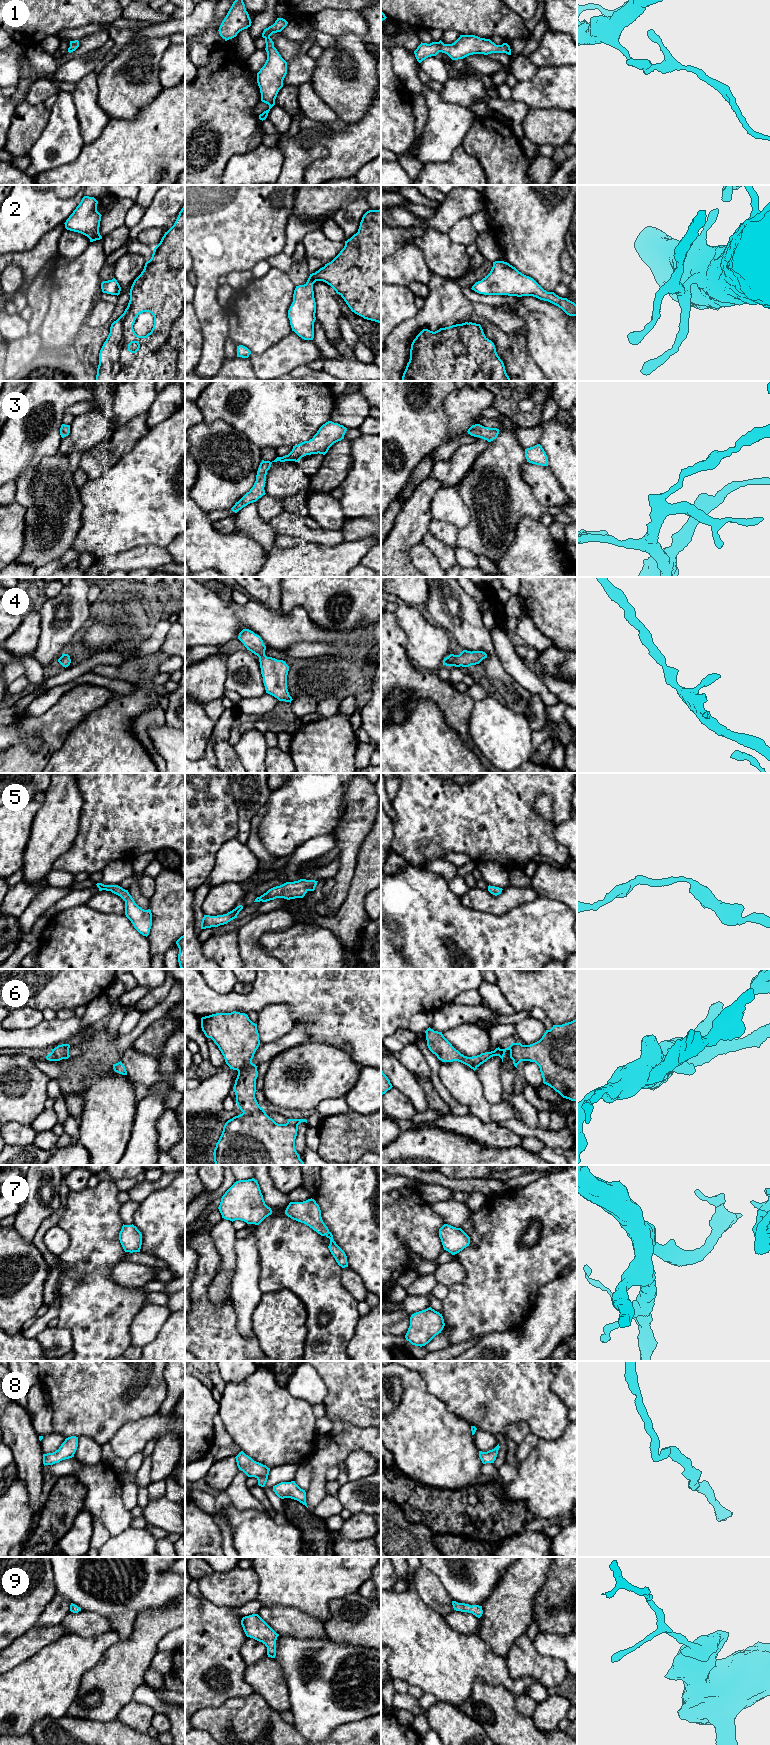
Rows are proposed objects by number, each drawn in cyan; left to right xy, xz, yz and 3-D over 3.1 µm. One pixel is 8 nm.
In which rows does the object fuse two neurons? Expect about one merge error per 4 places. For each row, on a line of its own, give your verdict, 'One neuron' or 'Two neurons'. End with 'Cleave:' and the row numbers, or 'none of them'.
1: One neuron
2: One neuron
3: One neuron
4: One neuron
5: One neuron
6: One neuron
7: One neuron
8: One neuron
9: One neuron
Cleave: none of them

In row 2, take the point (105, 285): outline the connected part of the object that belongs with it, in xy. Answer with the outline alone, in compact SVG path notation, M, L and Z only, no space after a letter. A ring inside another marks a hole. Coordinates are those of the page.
M113 278L112 280L103 281L101 283L101 289L103 293L117 296L120 294L121 291L121 287L115 278Z

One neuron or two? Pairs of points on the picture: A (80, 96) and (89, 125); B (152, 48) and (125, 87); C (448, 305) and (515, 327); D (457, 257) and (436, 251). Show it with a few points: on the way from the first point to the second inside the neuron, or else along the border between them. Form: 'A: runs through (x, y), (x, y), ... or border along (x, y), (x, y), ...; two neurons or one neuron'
A: runs through (86, 103), (89, 118); one neuron
B: runs through (142, 58), (132, 77); one neuron
C: runs through (465, 303), (498, 318); one neuron
D: runs through (452, 257), (444, 257), (441, 254); one neuron

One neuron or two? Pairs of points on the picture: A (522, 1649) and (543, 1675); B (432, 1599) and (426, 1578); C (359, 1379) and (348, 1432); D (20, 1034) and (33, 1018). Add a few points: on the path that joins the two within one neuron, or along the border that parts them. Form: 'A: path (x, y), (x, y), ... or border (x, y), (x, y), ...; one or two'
A: path (523, 1655), (537, 1669); one
B: path (432, 1594), (426, 1583); one
C: border (332, 1421), (341, 1419), (356, 1426), (370, 1427); two
D: border (43, 1018), (39, 1023), (29, 1028), (10, 1030); two

